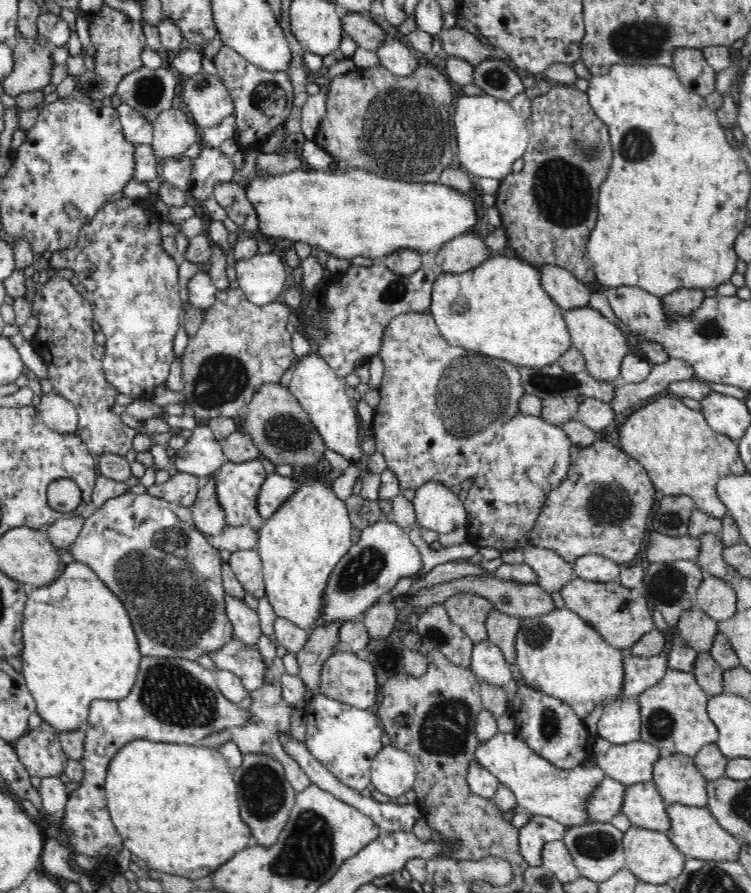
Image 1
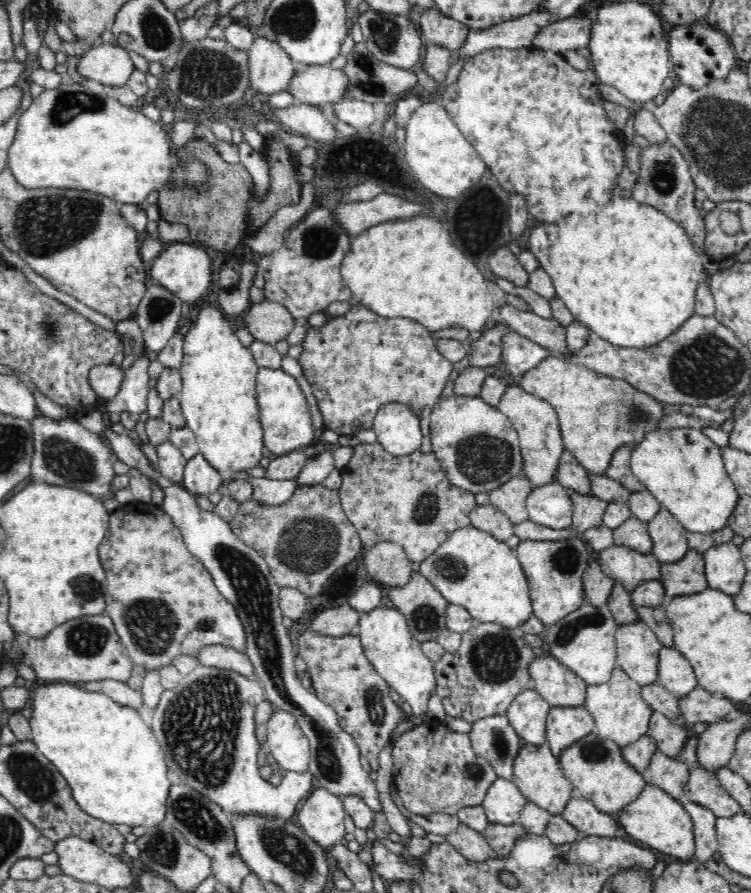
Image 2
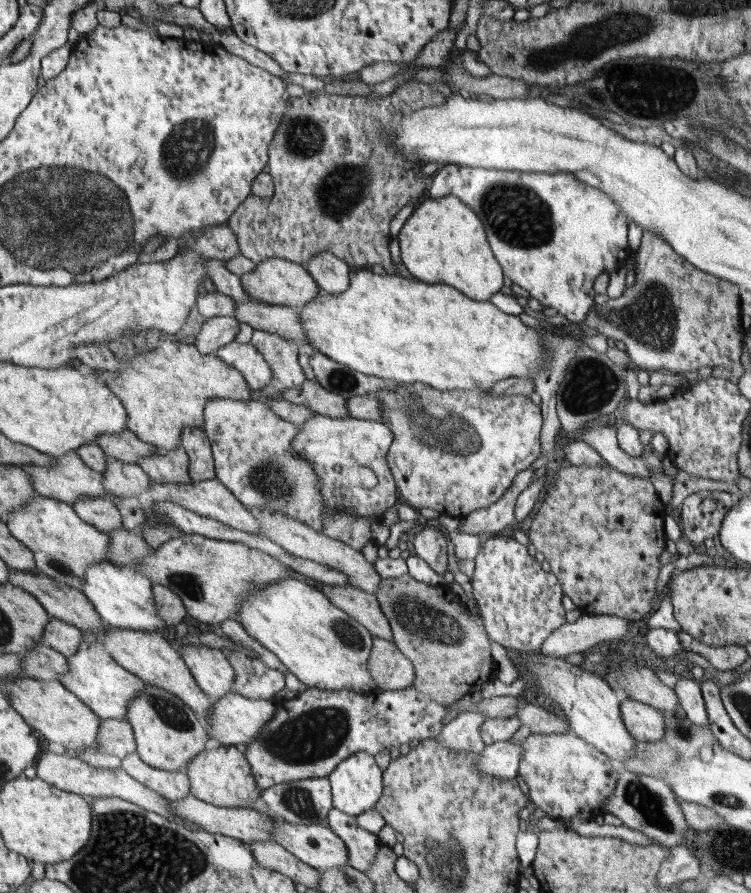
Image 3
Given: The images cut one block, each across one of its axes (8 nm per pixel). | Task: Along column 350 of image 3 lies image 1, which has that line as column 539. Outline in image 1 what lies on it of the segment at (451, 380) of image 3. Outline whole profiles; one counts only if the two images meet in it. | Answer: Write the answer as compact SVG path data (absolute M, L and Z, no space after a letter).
M496 254L474 270L466 270L460 274L442 272L436 284L432 284L428 312L434 316L442 338L450 346L480 352L482 356L492 356L496 360L506 360L516 364L518 368L522 366L528 370L538 370L550 364L558 364L558 358L572 346L570 332L562 318L564 310L542 288L538 266L526 264L520 258L514 260Z

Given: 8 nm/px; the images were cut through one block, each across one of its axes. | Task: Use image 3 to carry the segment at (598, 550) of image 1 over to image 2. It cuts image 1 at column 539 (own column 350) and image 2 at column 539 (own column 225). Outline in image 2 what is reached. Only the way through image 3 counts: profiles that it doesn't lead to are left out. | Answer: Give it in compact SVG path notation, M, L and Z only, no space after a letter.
M510 384L498 404L498 408L508 416L520 436L522 456L524 456L524 476L530 478L534 490L544 486L558 486L558 472L562 466L562 456L566 454L566 444L560 434L560 420L556 410L546 400L526 392L518 384Z

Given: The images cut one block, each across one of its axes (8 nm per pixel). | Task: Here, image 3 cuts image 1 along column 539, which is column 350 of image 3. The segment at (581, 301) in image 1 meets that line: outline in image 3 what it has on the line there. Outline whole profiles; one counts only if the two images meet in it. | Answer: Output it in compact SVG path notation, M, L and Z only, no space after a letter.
M319 252L317 256L309 258L309 262L303 268L317 282L319 290L343 292L349 284L349 272L353 266L331 256L329 252Z

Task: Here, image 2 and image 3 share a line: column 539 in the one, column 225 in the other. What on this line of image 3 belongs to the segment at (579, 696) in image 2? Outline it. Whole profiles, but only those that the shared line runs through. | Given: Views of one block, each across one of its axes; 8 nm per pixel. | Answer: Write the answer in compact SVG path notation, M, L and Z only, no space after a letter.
M183 642L175 648L179 652L179 658L183 658L191 676L195 678L195 684L209 698L221 698L231 692L235 670L227 660L225 650L209 648L201 642Z

